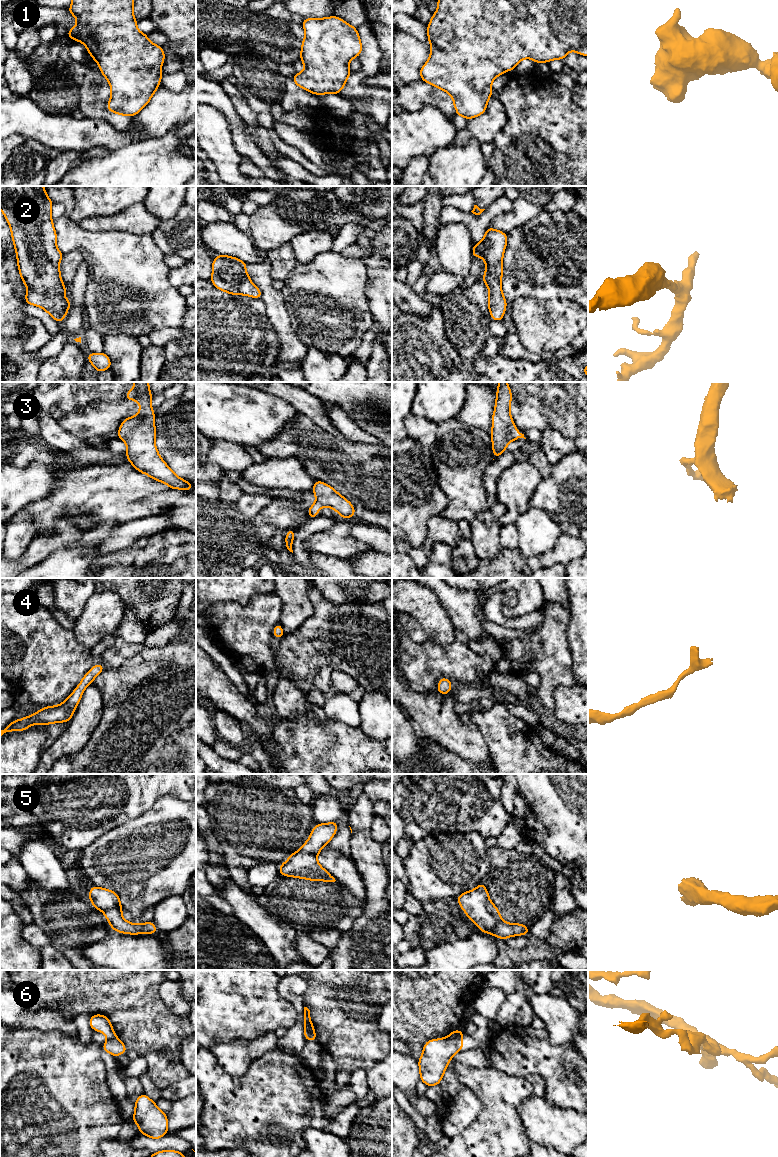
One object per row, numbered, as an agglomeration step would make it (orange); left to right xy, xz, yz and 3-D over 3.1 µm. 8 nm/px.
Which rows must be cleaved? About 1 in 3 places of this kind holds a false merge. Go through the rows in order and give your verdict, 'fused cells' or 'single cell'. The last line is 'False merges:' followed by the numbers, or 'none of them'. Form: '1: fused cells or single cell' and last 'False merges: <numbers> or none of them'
1: single cell
2: single cell
3: single cell
4: single cell
5: single cell
6: fused cells
False merges: 6

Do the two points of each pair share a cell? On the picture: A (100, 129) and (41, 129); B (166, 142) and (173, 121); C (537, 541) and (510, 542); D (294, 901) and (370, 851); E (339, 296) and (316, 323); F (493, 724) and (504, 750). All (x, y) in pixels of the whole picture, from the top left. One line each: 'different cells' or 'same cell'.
A: same cell
B: different cells
C: different cells
D: different cells
E: same cell
F: same cell

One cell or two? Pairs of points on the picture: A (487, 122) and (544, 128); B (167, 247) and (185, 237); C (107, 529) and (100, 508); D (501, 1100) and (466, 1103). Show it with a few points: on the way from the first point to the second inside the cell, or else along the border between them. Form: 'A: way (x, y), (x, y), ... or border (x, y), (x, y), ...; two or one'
A: border (501, 101), (507, 122), (496, 134), (492, 142); two
B: way (171, 243), (177, 237), (181, 237); one
C: border (120, 522), (105, 520), (84, 532); two
D: border (465, 1086), (482, 1102), (482, 1109), (471, 1123); two

